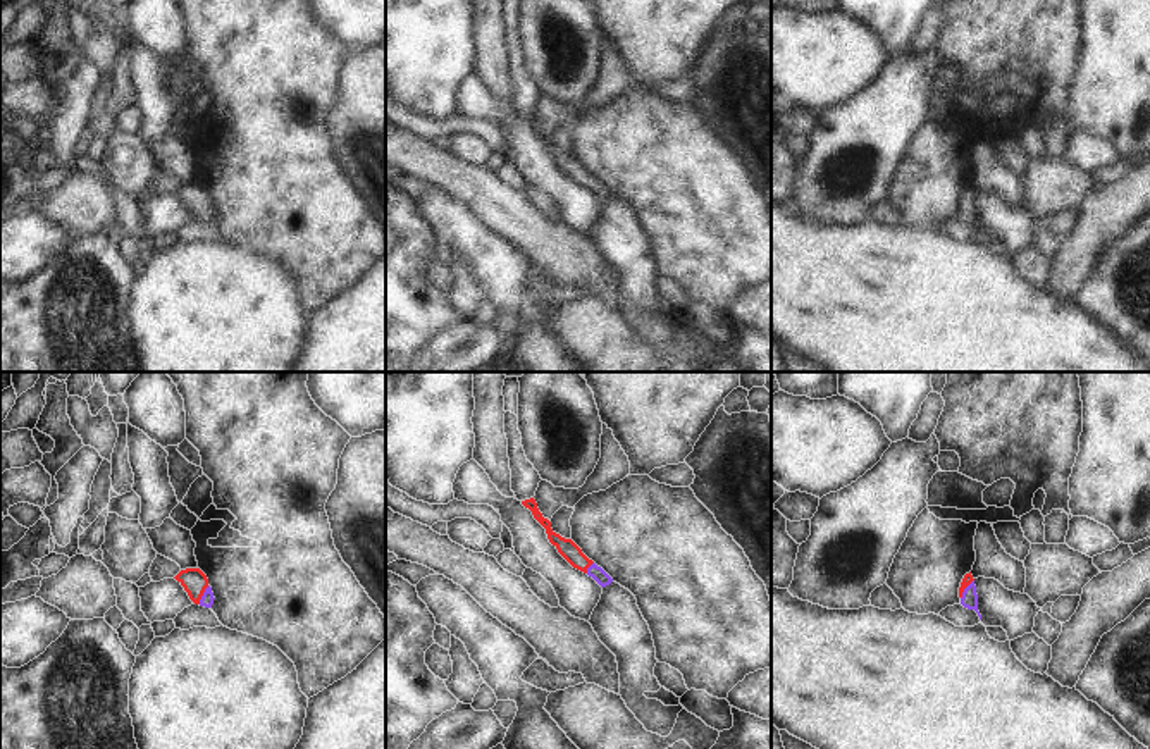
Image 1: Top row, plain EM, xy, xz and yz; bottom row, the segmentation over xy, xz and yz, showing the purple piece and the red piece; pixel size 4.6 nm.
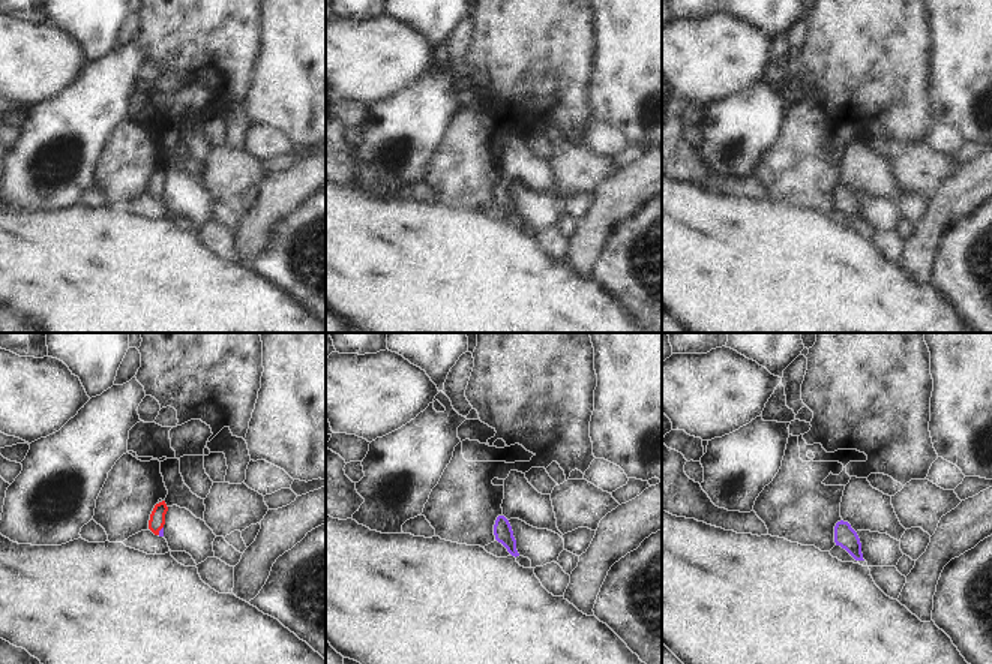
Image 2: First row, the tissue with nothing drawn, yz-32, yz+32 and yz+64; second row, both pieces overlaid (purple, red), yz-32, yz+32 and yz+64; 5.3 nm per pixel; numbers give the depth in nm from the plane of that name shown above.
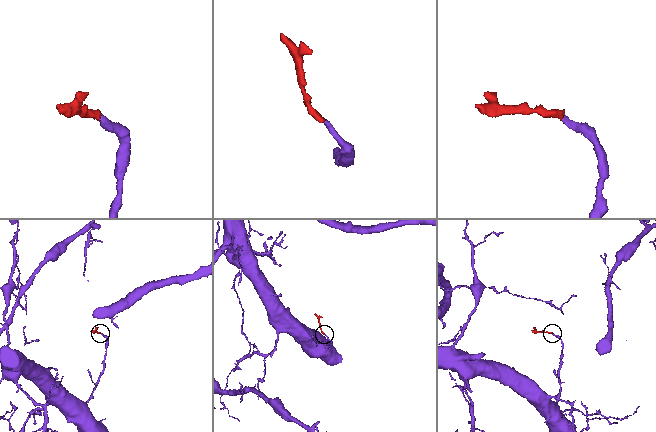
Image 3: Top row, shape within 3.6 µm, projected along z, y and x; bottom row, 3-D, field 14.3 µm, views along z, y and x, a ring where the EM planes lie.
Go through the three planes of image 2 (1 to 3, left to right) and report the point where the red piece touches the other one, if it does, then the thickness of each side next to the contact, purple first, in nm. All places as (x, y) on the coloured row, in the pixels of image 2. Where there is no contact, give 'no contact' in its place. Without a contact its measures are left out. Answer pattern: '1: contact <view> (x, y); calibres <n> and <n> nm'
1: contact yz-32 (159, 531); calibres 30 and 90 nm
2: no contact
3: no contact

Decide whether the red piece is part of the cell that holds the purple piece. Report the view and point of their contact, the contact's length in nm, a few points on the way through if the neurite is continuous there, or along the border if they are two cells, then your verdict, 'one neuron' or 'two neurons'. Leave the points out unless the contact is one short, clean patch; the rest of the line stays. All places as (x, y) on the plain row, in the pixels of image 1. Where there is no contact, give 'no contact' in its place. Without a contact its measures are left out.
meets purple in xy at (204, 209); contact 100 nm long; runs through xy (207, 214), (204, 209), (193, 195); one neuron

